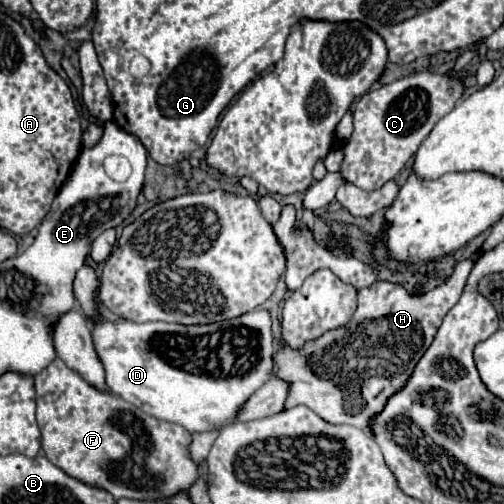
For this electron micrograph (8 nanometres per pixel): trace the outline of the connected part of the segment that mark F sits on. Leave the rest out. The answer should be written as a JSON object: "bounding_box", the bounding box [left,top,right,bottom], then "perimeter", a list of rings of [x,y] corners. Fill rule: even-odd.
{"bounding_box":[34,357,198,499],"perimeter":[[[58,357],[34,379],[42,451],[66,475],[104,489],[114,499],[164,499],[196,481],[198,467],[188,457],[190,433],[184,427],[160,421],[122,397],[90,385]]]}

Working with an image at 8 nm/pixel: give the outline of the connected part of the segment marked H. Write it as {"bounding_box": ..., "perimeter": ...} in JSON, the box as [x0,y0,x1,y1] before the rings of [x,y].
{"bounding_box":[274,249,482,435],"perimeter":[[[480,249],[474,251],[468,259],[460,261],[454,269],[454,275],[446,283],[434,287],[428,293],[408,293],[398,283],[376,281],[374,285],[358,291],[358,309],[354,311],[350,323],[344,325],[342,329],[326,331],[322,337],[306,341],[302,349],[290,349],[290,345],[282,343],[280,349],[274,353],[274,375],[282,377],[282,381],[290,381],[290,393],[286,397],[284,409],[292,409],[294,405],[306,405],[332,425],[348,423],[370,435],[368,419],[380,413],[386,399],[394,395],[398,389],[402,389],[402,385],[408,381],[414,365],[420,361],[420,357],[434,341],[446,313],[458,303],[466,279],[478,257],[482,257]]]}

